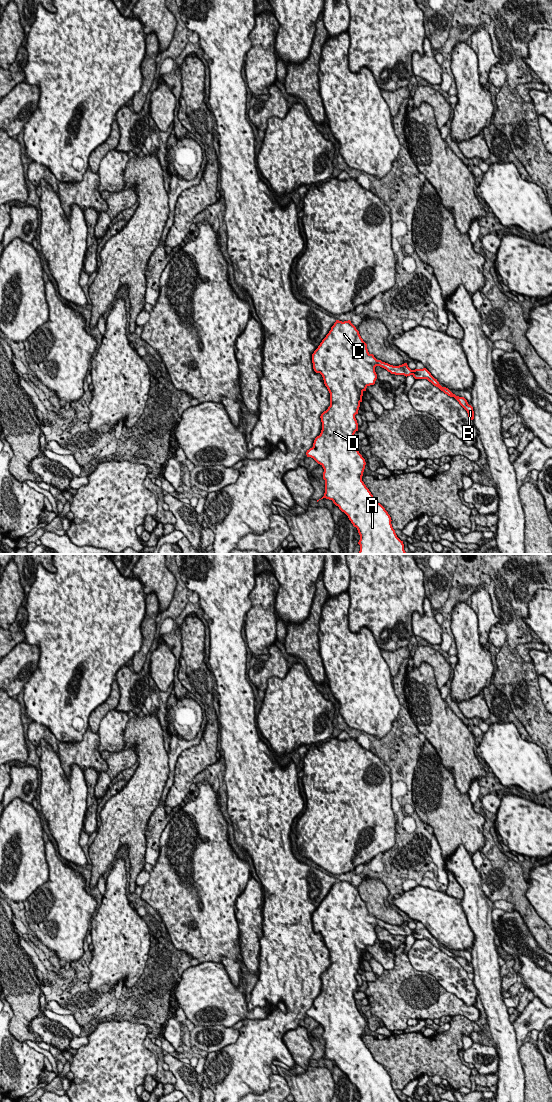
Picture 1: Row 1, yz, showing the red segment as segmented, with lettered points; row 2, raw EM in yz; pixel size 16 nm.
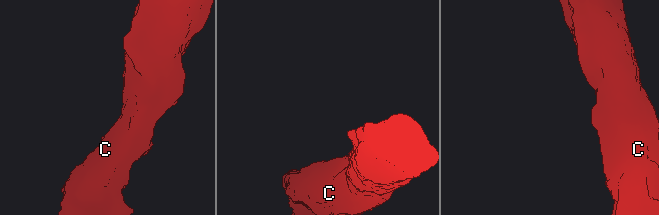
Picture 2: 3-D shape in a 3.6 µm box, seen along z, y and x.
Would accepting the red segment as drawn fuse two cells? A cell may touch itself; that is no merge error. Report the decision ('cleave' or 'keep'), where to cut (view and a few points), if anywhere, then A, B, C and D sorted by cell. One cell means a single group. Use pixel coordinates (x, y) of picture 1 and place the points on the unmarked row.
keep | no cut | A B C D

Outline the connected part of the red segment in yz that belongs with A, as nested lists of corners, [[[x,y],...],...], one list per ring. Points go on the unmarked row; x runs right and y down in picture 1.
[[[336,880],[312,914],[312,923],[314,931],[322,935],[330,953],[330,966],[320,976],[321,993],[315,998],[313,1007],[306,1012],[307,1017],[313,1018],[324,1029],[325,1053],[321,1059],[332,1060],[348,1076],[358,1090],[359,1102],[403,1102],[397,1097],[388,1072],[373,1058],[362,1041],[366,1022],[359,1013],[354,998],[355,992],[358,991],[355,975],[358,974],[363,952],[368,946],[375,944],[377,939],[375,927],[380,926],[395,935],[406,937],[412,935],[415,939],[427,939],[445,954],[454,957],[467,971],[470,980],[474,979],[473,967],[464,957],[456,956],[448,948],[442,947],[426,928],[411,930],[407,923],[393,926],[377,920],[368,912],[367,904],[350,880],[344,882]]]

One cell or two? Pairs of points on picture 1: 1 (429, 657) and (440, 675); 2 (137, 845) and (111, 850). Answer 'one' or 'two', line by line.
1: one
2: one

